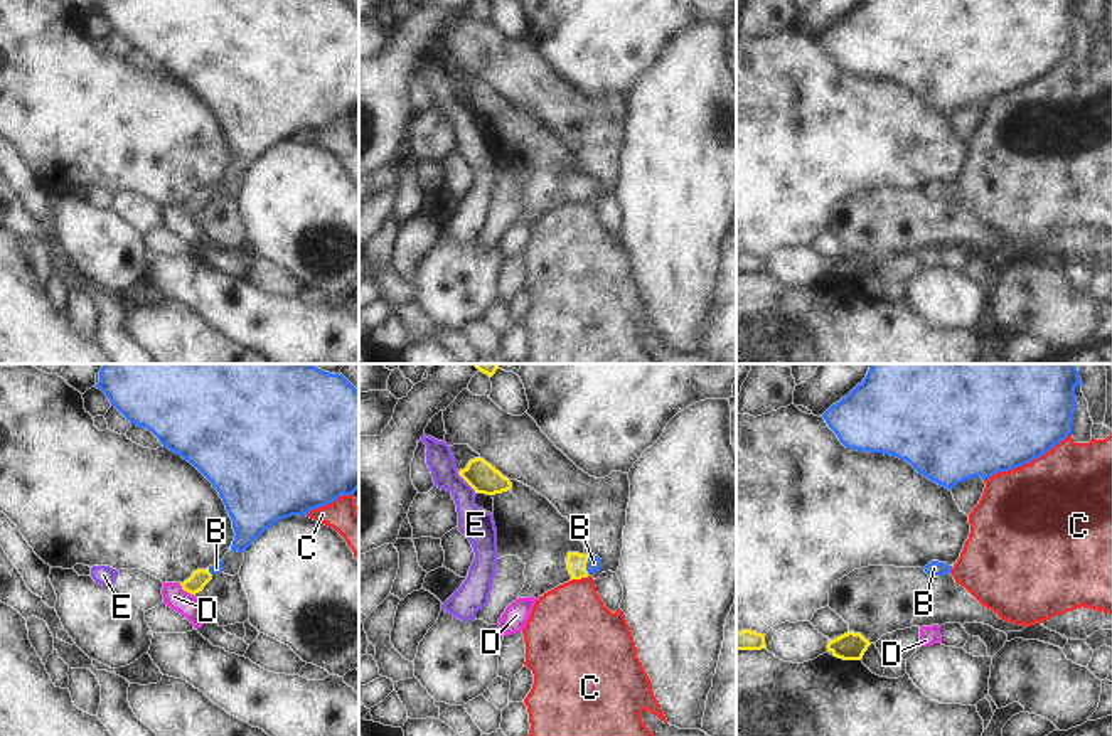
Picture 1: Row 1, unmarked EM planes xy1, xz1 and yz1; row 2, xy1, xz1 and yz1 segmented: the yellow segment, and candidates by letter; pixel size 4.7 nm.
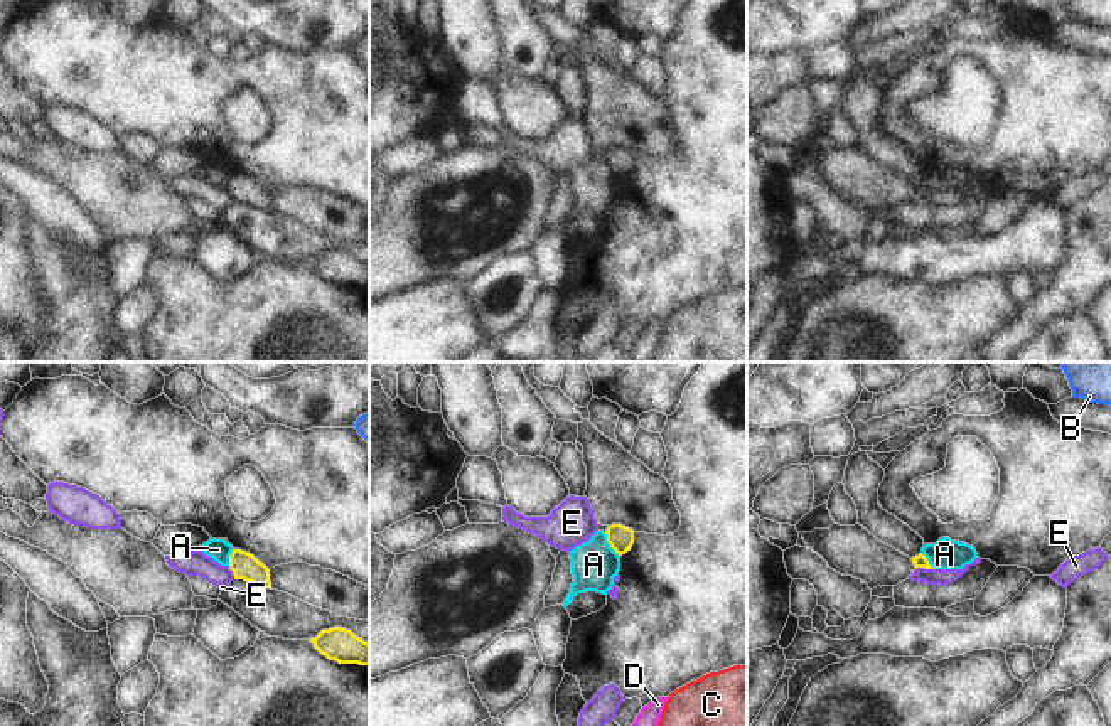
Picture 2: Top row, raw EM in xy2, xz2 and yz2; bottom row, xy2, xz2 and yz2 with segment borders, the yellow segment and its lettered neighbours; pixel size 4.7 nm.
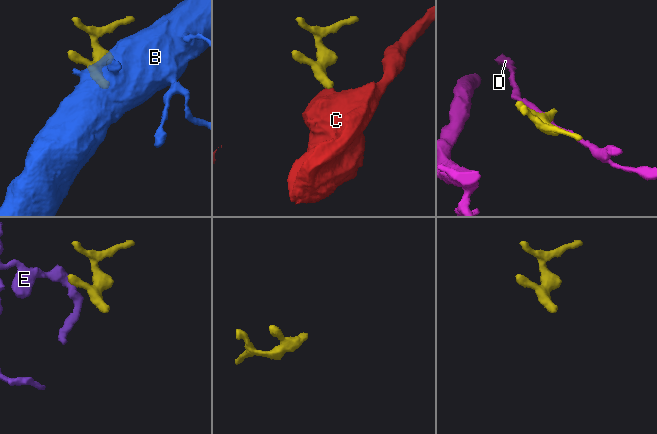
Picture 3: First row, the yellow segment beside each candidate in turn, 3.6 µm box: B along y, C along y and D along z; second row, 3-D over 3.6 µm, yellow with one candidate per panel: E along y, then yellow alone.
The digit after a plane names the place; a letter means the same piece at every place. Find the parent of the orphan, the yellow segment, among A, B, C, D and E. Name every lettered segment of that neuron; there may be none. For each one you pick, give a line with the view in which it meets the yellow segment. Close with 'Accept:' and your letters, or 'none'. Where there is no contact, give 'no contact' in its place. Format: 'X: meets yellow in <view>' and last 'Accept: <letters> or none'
B: meets yellow in xz1
Accept: B

